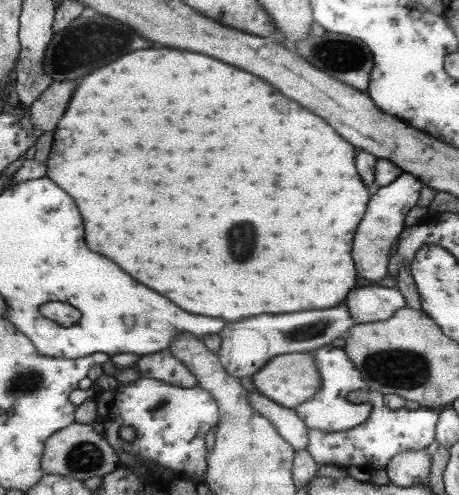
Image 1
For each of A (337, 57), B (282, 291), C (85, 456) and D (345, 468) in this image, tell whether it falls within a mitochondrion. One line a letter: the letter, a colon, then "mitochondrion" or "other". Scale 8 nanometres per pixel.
A: mitochondrion
B: other
C: mitochondrion
D: other

